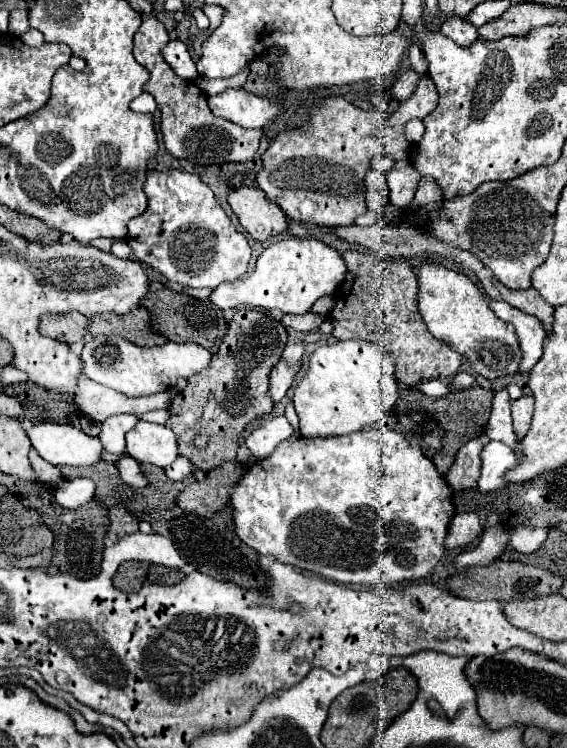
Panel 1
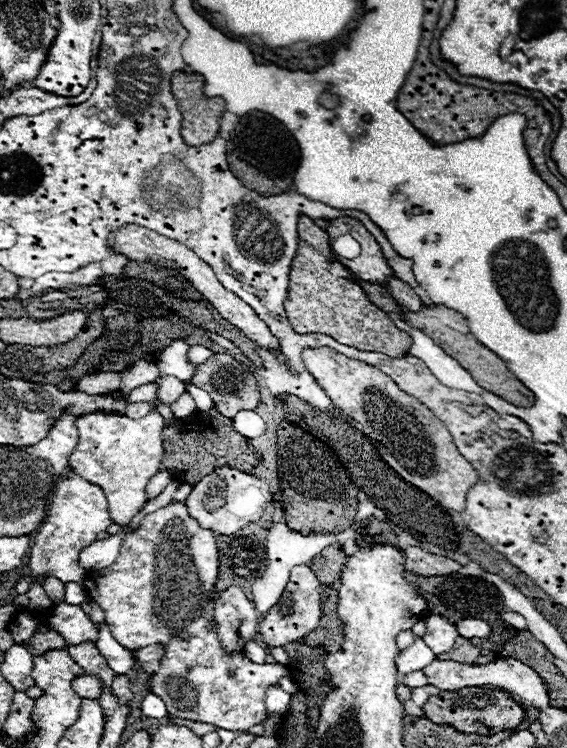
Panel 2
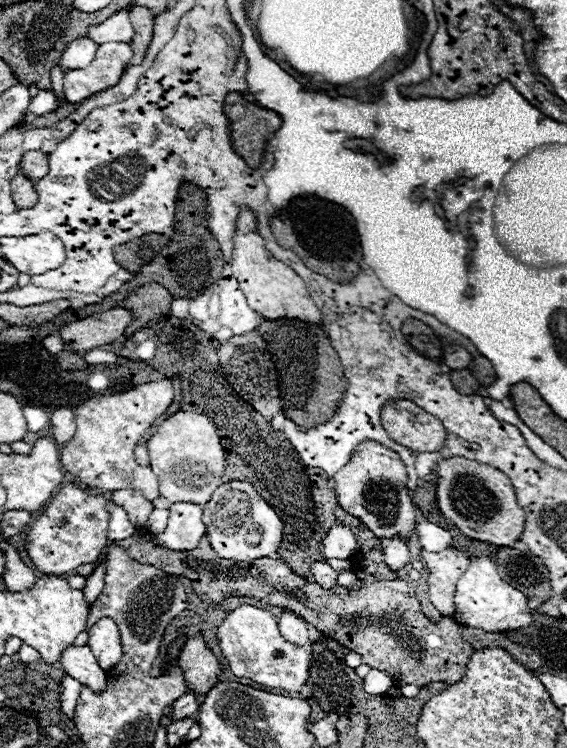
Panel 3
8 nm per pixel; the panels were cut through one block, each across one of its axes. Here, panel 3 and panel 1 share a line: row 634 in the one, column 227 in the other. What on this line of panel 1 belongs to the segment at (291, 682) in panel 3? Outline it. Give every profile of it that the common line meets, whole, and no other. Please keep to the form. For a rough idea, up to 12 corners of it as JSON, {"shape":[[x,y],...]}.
{"shape":[[146,170],[134,256],[216,288],[252,248],[194,172]]}

